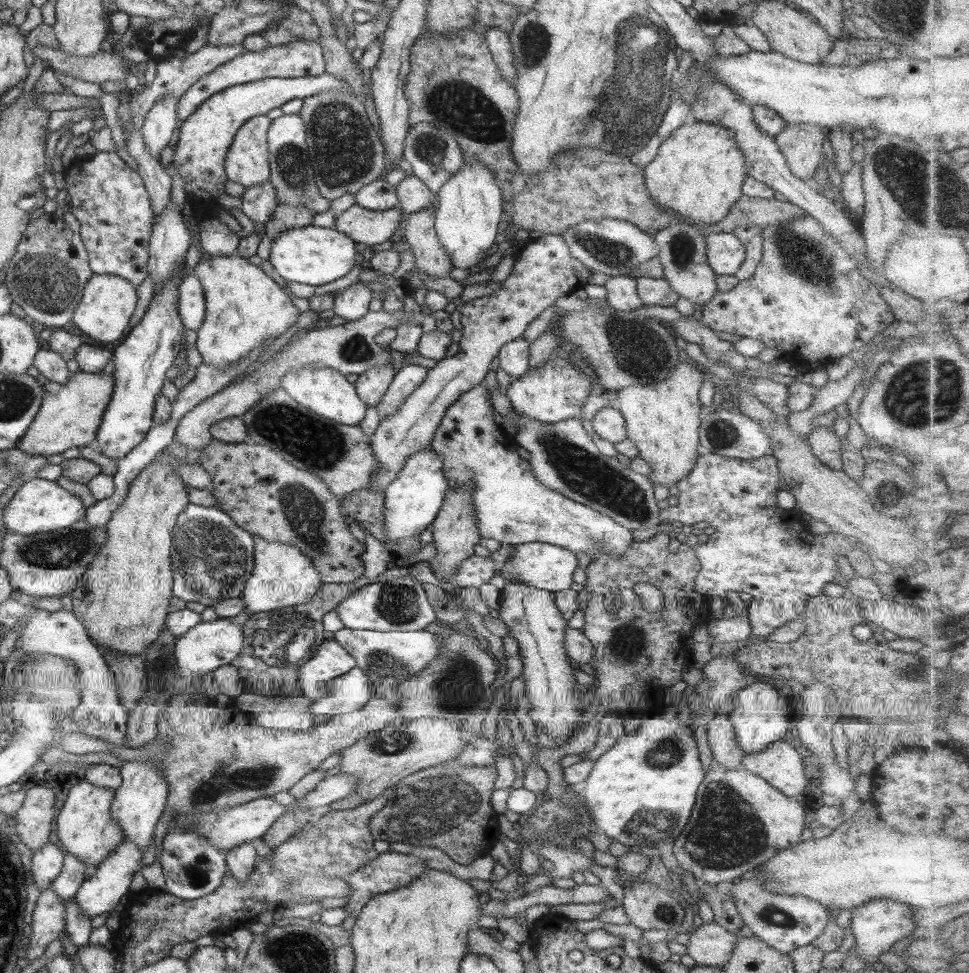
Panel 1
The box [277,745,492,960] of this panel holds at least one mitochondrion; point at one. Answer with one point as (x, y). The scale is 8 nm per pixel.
(431, 806)

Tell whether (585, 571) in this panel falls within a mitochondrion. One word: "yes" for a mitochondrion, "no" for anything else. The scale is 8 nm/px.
no

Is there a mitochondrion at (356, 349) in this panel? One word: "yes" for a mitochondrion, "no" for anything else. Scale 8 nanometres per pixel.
yes

